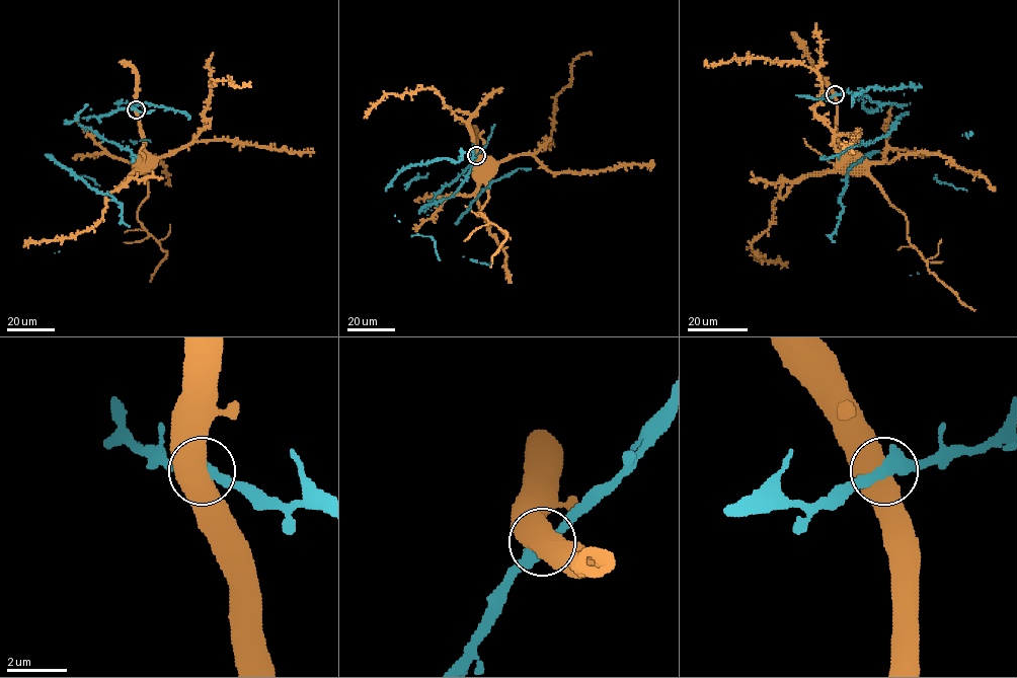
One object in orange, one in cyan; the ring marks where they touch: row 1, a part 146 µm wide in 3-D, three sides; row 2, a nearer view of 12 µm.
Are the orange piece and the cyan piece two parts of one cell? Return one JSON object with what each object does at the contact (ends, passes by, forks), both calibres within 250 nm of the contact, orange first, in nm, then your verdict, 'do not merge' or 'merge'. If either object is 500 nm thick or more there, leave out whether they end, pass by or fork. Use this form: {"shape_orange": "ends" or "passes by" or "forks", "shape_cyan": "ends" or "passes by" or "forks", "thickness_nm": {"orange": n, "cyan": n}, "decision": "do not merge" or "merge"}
{"thickness_nm": {"orange": 800, "cyan": 420}, "decision": "do not merge"}

